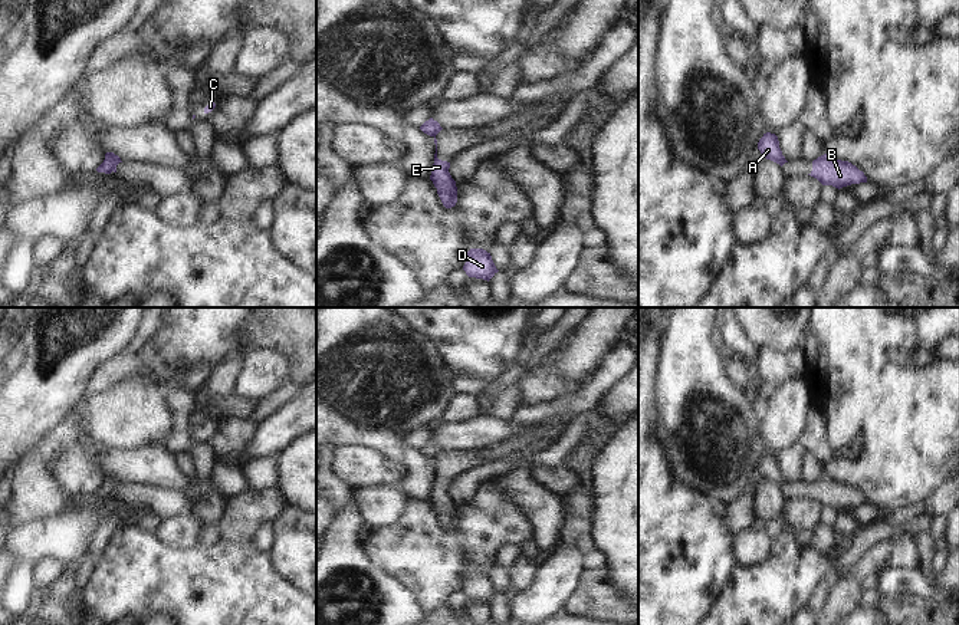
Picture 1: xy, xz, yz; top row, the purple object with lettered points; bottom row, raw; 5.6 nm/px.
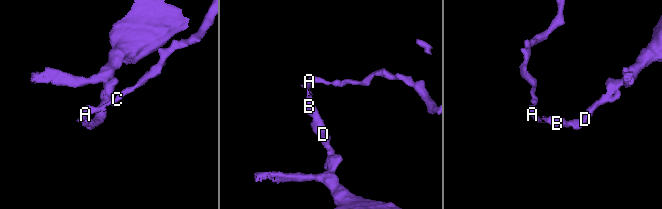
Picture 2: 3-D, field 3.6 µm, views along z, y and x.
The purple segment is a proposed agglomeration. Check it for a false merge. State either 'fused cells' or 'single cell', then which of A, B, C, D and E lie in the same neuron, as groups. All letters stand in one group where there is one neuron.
fused cells | A C / B D E

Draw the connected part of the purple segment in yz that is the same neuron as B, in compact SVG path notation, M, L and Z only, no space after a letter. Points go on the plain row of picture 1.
M824 476L812 483L812 493L808 496L817 500L822 507L843 510L851 506L867 504L867 499L848 483L835 481Z

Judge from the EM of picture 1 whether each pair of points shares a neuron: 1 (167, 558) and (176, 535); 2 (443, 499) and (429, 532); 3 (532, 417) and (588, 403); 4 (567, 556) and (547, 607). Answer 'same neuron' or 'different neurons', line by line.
1: different neurons
2: different neurons
3: same neuron
4: same neuron

